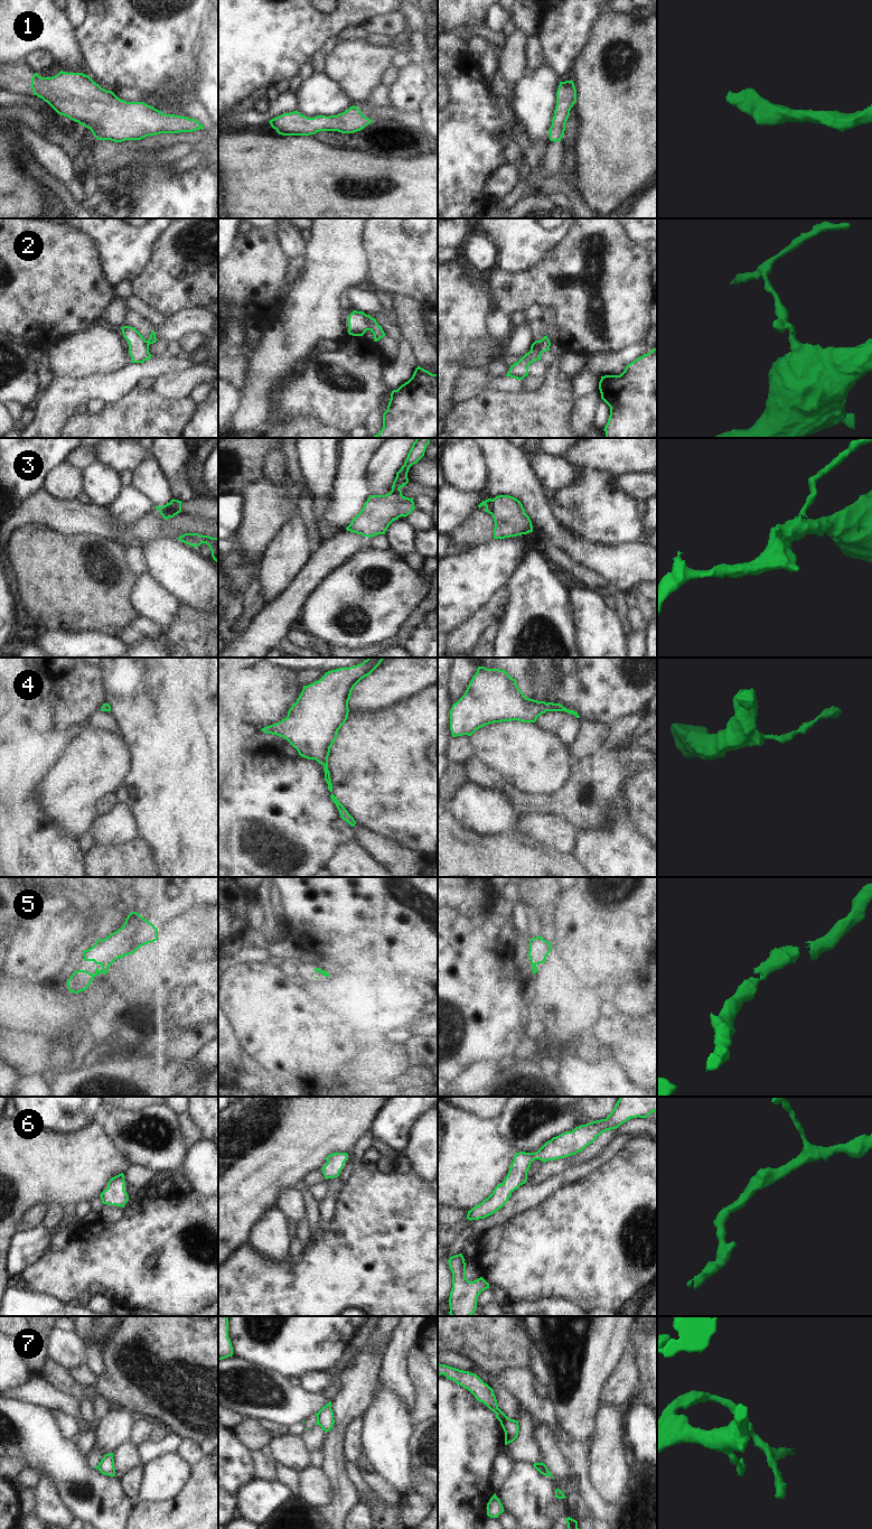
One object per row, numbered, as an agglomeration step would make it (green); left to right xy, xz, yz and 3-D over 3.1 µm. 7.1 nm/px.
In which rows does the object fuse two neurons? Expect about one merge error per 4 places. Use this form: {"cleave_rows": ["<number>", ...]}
{"cleave_rows": ["2", "3", "7"]}

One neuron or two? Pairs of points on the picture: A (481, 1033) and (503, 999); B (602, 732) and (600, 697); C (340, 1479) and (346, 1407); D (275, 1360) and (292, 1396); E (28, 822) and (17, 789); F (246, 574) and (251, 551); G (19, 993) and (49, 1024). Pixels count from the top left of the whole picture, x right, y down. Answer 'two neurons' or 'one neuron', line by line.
A: one neuron
B: two neurons
C: one neuron
D: two neurons
E: two neurons
F: two neurons
G: one neuron

